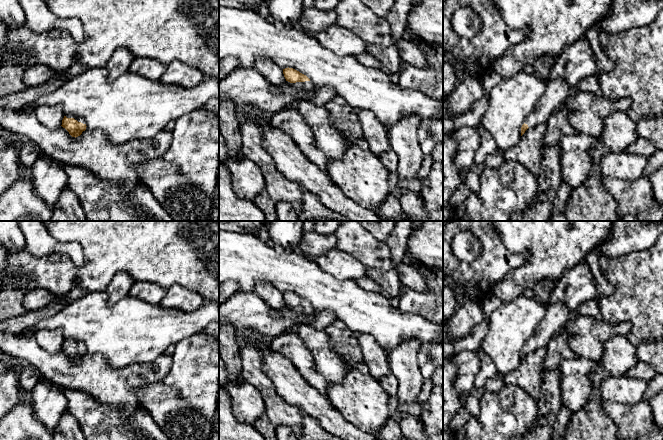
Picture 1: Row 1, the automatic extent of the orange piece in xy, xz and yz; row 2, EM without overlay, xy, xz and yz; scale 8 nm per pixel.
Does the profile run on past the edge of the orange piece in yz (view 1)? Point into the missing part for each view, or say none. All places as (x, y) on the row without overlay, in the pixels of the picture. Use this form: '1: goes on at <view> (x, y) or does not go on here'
1: goes on at yz (558, 314)

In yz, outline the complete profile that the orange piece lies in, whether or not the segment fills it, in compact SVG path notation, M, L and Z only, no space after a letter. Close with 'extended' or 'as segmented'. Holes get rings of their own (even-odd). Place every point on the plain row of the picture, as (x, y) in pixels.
M564 303L547 305L547 314L539 323L539 327L533 337L525 343L521 351L521 360L529 351L546 347L552 337L564 329L566 322L572 315L573 313Z; extended

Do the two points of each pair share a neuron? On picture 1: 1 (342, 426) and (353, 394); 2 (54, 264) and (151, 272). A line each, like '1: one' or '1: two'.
1: two
2: one

